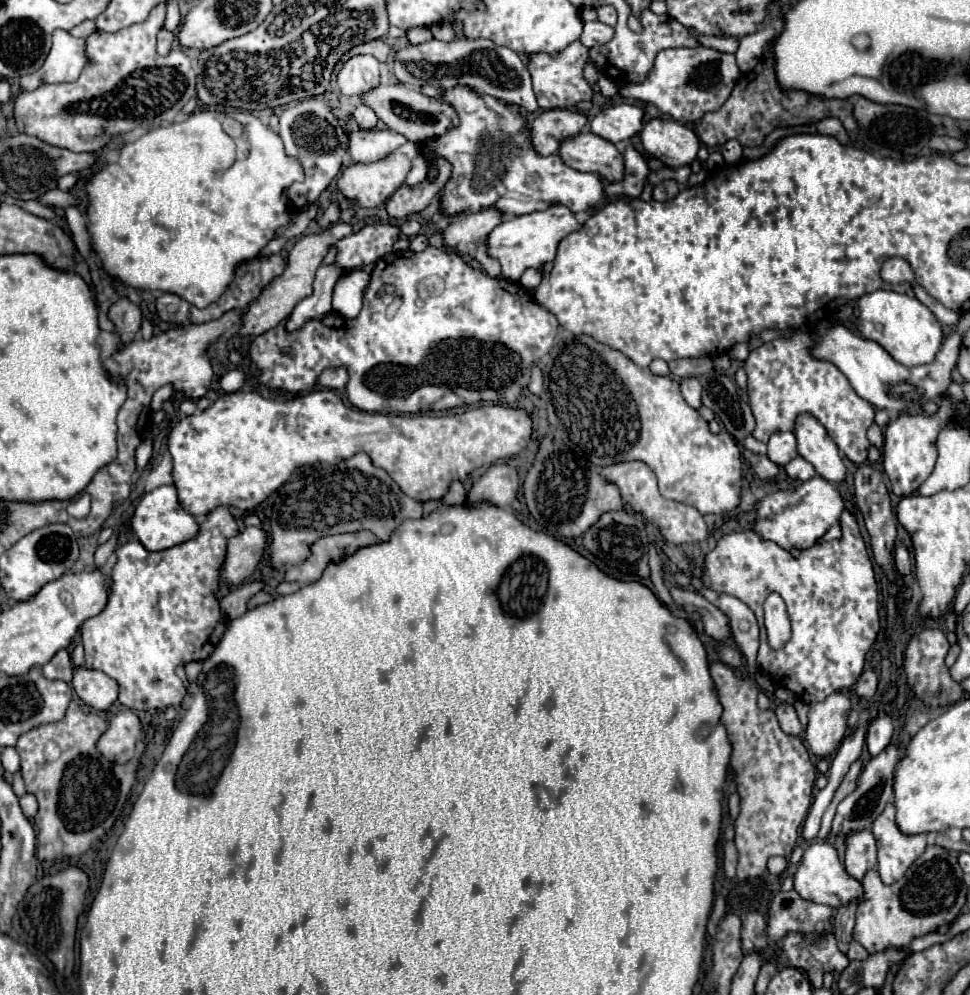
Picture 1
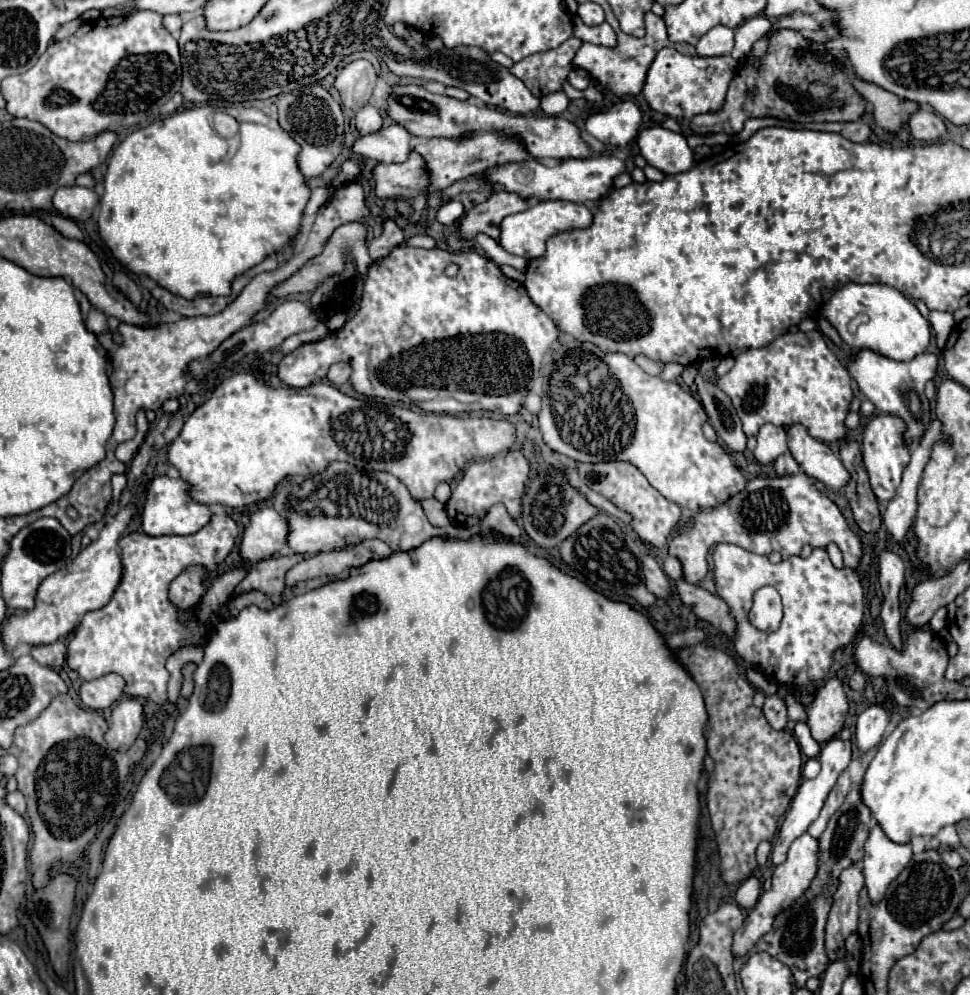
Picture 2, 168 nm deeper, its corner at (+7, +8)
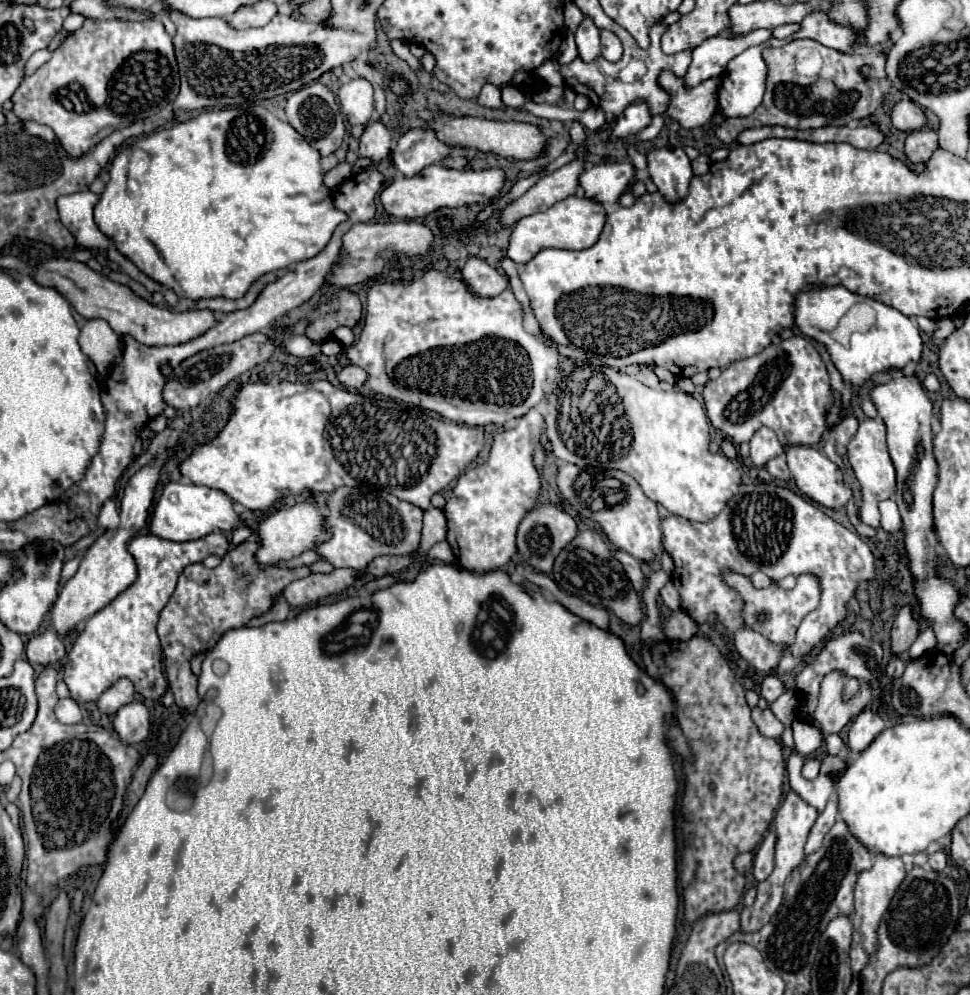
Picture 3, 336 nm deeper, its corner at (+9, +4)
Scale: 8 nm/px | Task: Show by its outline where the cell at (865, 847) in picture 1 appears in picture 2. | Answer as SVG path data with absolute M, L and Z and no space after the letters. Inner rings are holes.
M852 863L840 873L840 885L834 893L826 925L826 951L830 961L846 955L844 939L858 927L858 893L864 887L864 875L860 863Z

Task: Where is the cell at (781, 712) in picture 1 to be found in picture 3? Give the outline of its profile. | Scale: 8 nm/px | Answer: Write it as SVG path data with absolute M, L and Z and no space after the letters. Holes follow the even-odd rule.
M754 707L754 709L752 709L752 721L756 723L758 731L760 731L764 737L772 737L772 739L780 739L782 731L786 729L786 725L784 725L782 721L778 721L776 715L774 715L770 709Z

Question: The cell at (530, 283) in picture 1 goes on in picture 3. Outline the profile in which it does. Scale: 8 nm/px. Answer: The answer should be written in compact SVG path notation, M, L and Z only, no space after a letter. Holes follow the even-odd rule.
M476 257L466 261L462 281L478 297L496 297L508 287L508 281L494 267Z

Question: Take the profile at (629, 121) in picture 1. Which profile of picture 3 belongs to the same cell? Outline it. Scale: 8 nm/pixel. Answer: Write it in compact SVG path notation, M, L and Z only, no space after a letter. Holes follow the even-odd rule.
M634 101L624 109L624 115L618 117L612 137L614 139L626 139L636 133L640 133L644 127L648 127L652 121L652 113L646 101Z

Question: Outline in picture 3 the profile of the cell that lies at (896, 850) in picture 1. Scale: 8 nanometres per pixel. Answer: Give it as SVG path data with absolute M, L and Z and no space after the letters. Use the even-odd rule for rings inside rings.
M880 853L874 855L874 865L866 873L860 873L856 889L854 889L854 907L856 913L852 917L854 925L854 939L852 939L852 949L850 949L850 959L852 959L852 971L854 977L860 975L860 971L868 965L868 959L872 953L878 951L878 925L882 921L882 915L886 913L896 889L904 881L904 863L900 857L882 857Z

